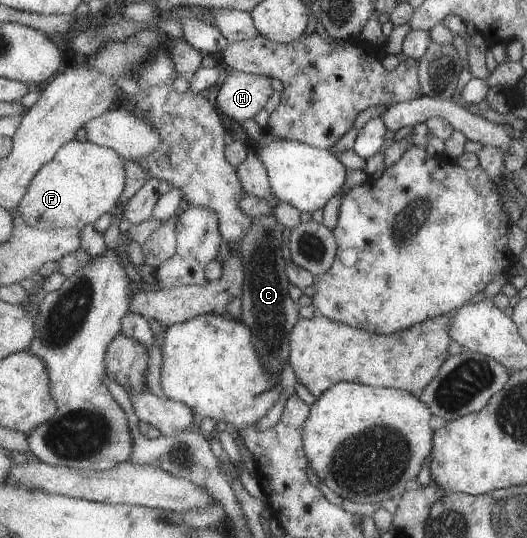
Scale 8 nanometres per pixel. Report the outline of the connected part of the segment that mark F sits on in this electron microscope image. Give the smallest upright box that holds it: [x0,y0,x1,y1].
[19,139,125,230]

